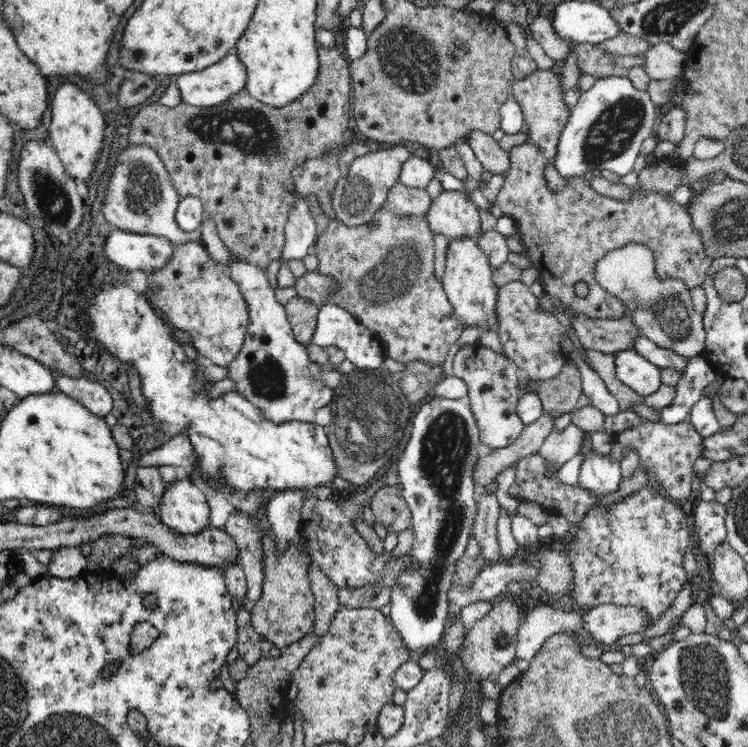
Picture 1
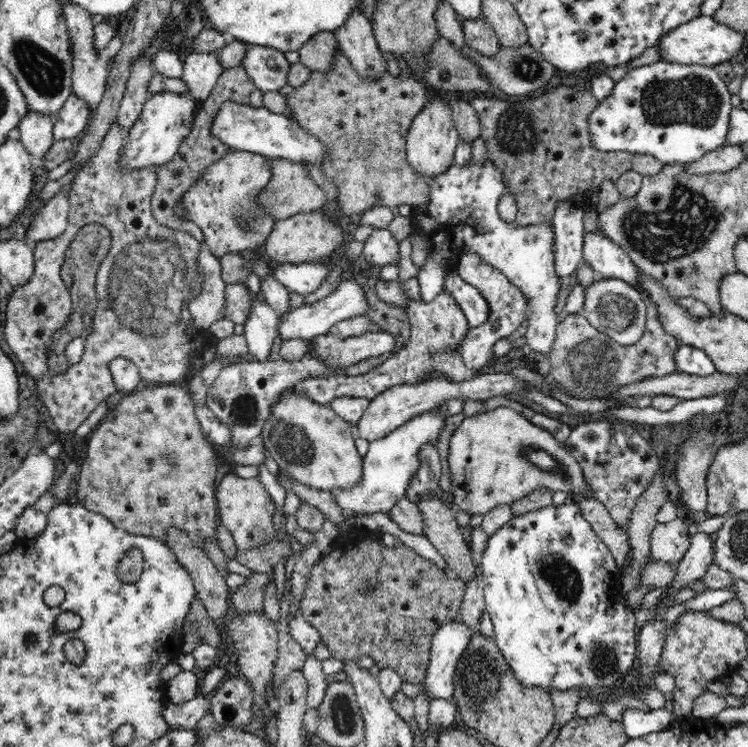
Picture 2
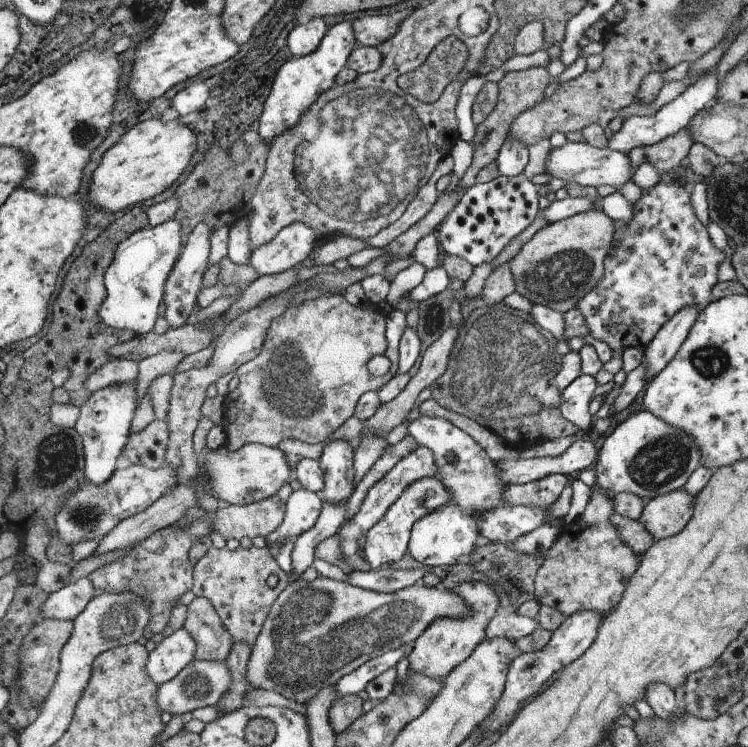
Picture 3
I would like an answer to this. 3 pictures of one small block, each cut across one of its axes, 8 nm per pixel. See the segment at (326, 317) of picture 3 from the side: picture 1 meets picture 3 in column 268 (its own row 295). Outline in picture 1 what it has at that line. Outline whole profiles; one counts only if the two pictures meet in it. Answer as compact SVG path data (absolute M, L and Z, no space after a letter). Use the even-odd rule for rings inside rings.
M386 208L374 214L374 220L362 226L346 226L338 218L330 220L328 230L322 232L316 240L318 272L332 276L338 282L338 288L330 294L330 304L348 310L360 324L364 324L384 346L388 358L398 360L400 364L410 364L414 360L426 362L430 366L444 366L448 350L458 342L464 326L454 318L452 304L444 292L444 284L436 278L434 258L436 242L430 222L418 216L396 216ZM372 222L378 222L376 230L370 230Z

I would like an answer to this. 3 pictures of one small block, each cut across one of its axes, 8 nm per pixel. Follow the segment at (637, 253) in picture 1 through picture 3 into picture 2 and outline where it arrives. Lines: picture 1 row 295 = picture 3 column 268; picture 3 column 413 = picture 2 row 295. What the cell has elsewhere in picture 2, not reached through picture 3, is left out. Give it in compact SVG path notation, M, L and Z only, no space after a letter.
M594 280L594 284L590 288L584 290L584 306L580 310L580 314L600 332L606 334L610 340L622 344L622 346L630 346L636 344L646 328L648 322L648 302L642 298L642 294L632 288L632 284L624 282L624 280Z

